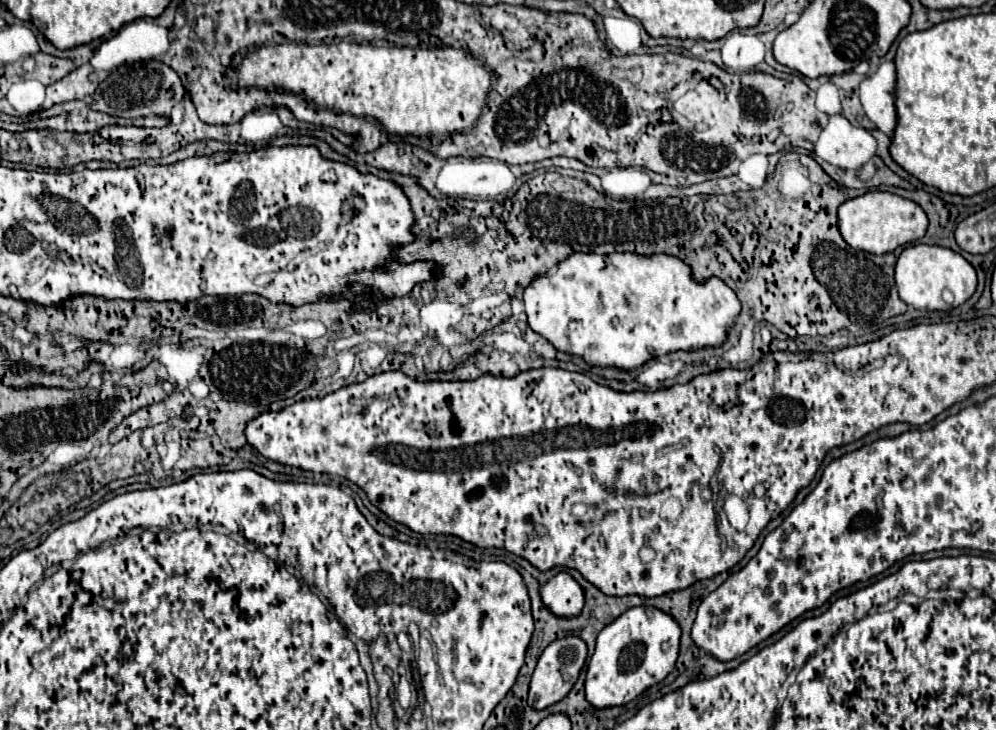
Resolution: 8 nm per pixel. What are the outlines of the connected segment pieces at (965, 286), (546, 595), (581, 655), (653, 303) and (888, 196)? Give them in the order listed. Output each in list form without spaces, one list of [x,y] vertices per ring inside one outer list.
[[[911,245],[903,249],[903,253],[897,259],[895,283],[897,283],[899,297],[907,305],[915,309],[927,309],[927,311],[945,311],[949,309],[949,305],[941,299],[943,289],[949,289],[955,295],[953,307],[957,307],[975,293],[977,275],[971,263],[951,249],[937,247],[937,245]]]
[[[557,573],[539,589],[543,605],[563,619],[577,617],[583,609],[583,589],[569,573]]]
[[[563,637],[563,639],[553,641],[541,653],[537,667],[533,671],[531,685],[529,685],[529,697],[527,697],[529,705],[533,705],[533,709],[541,711],[541,709],[547,709],[547,707],[555,705],[557,701],[561,701],[571,691],[573,683],[577,681],[579,671],[585,665],[585,659],[587,659],[587,645],[579,637]]]
[[[571,253],[565,261],[561,261],[561,265],[557,265],[555,273],[545,273],[541,277],[533,277],[533,281],[525,287],[523,293],[523,303],[525,303],[525,313],[527,313],[527,321],[529,327],[543,335],[547,341],[551,341],[559,351],[565,353],[573,353],[583,357],[587,363],[591,365],[599,365],[599,367],[607,367],[607,365],[615,365],[619,369],[637,369],[641,367],[647,359],[651,359],[653,355],[665,355],[671,351],[671,347],[675,347],[675,343],[683,343],[687,339],[687,343],[699,347],[707,347],[707,345],[721,345],[727,337],[727,325],[733,323],[733,319],[737,317],[741,303],[735,295],[735,291],[731,287],[727,287],[719,277],[709,277],[709,281],[697,283],[693,281],[693,271],[687,263],[683,263],[679,257],[673,255],[665,255],[665,253],[655,253],[653,257],[641,257],[639,253],[611,253],[611,255],[597,255],[597,253]]]
[[[867,191],[855,199],[841,203],[837,211],[837,227],[847,245],[873,255],[883,255],[905,243],[921,239],[925,235],[927,223],[929,221],[925,211],[915,201],[885,191]]]

